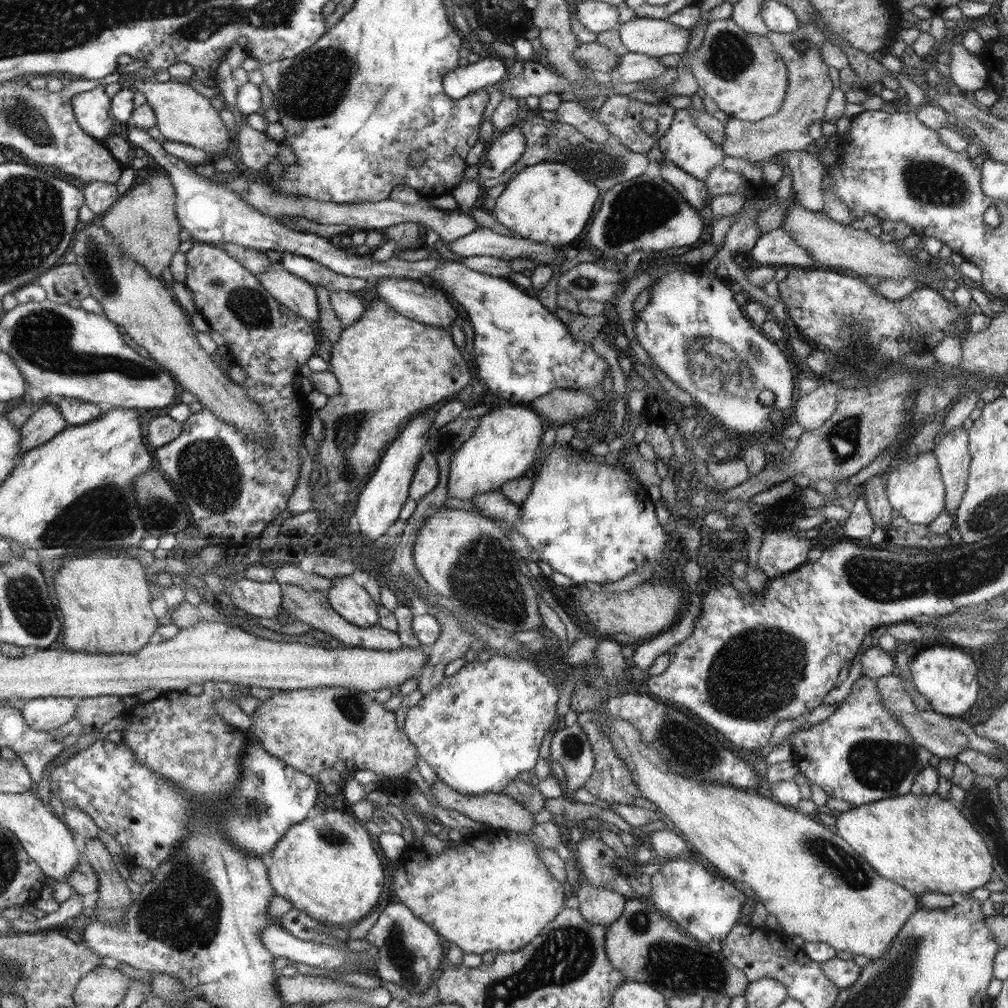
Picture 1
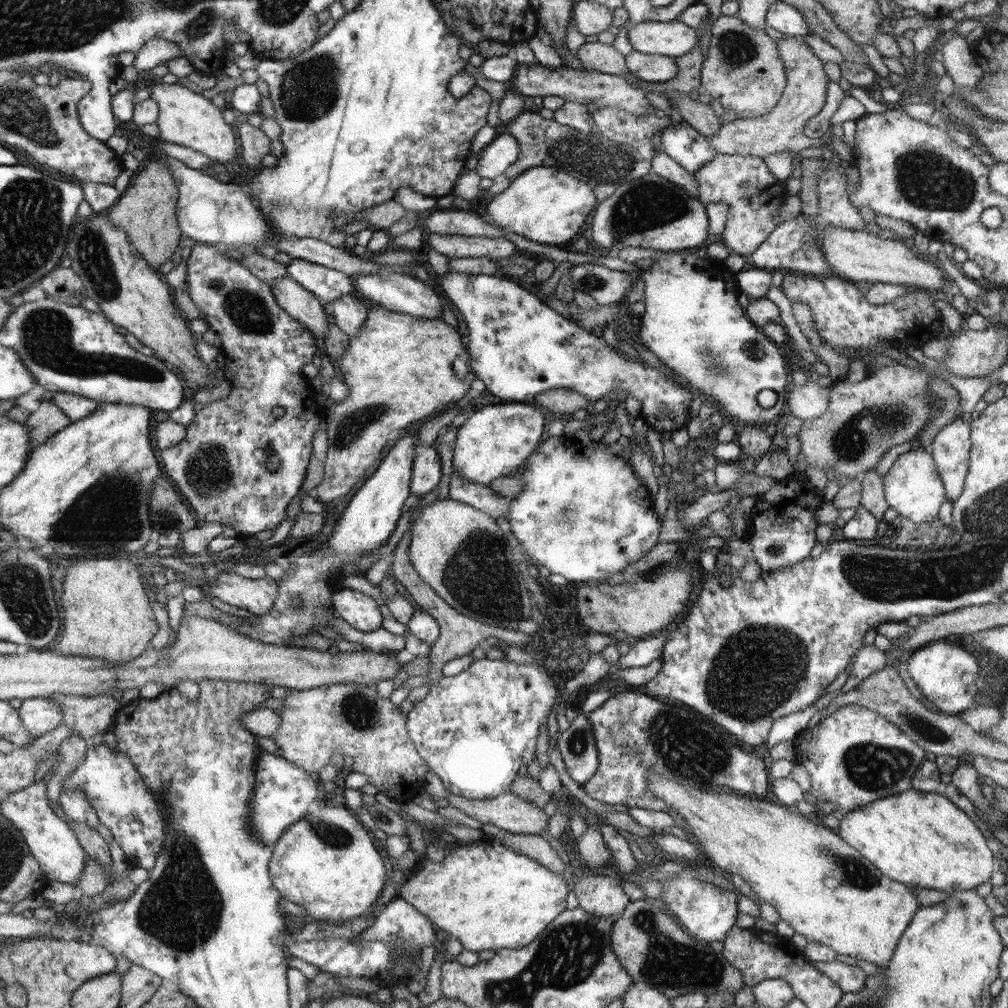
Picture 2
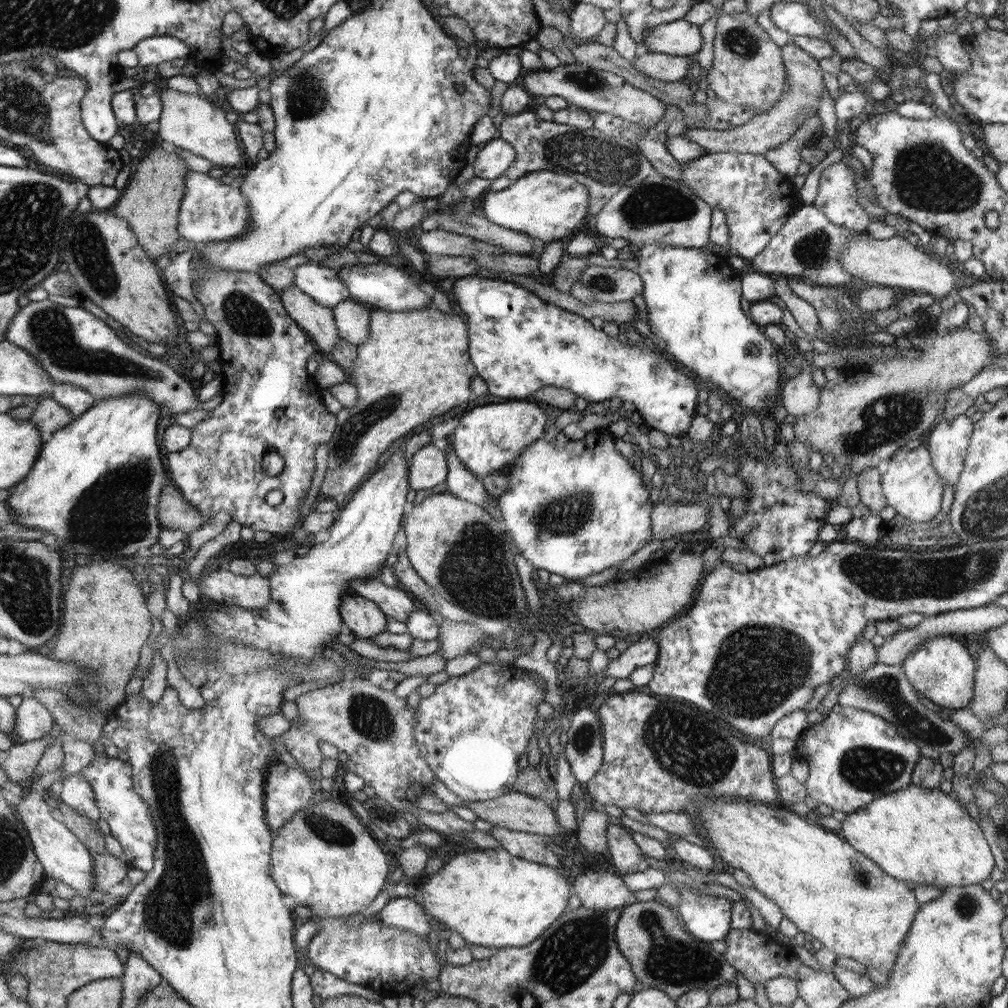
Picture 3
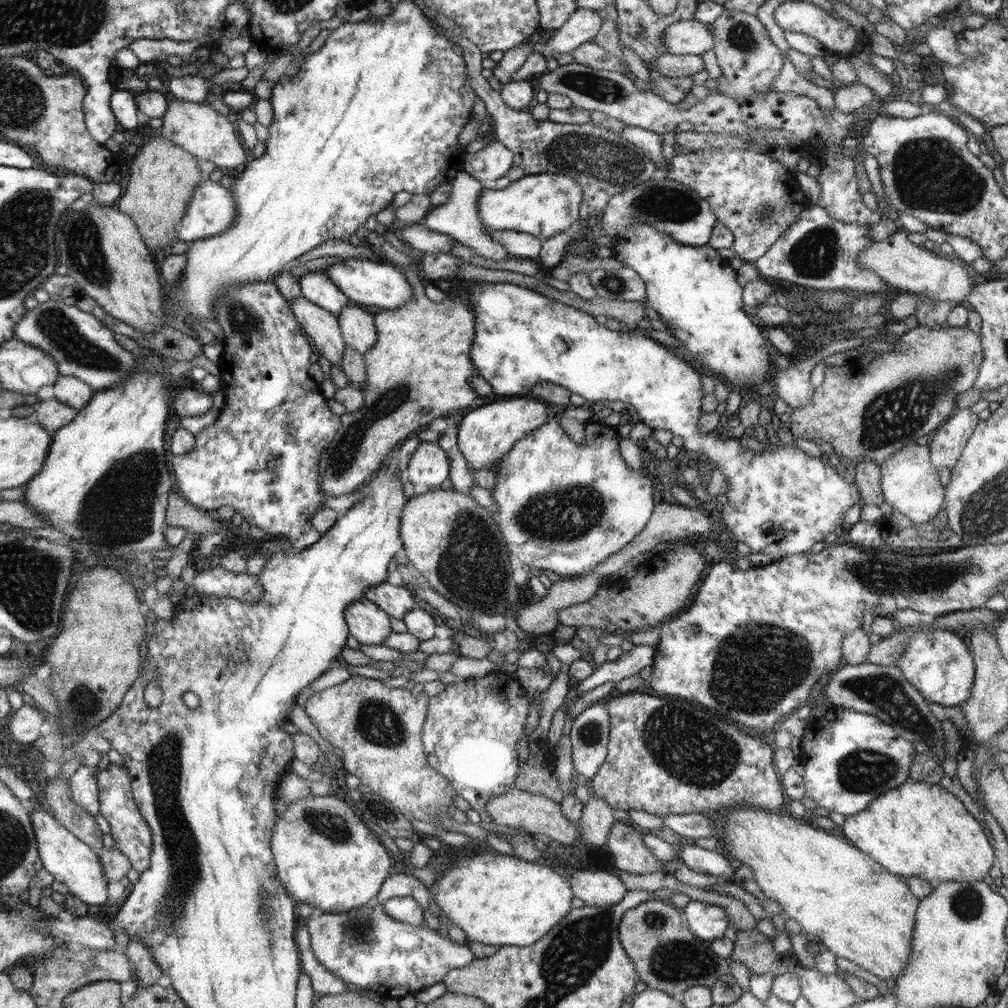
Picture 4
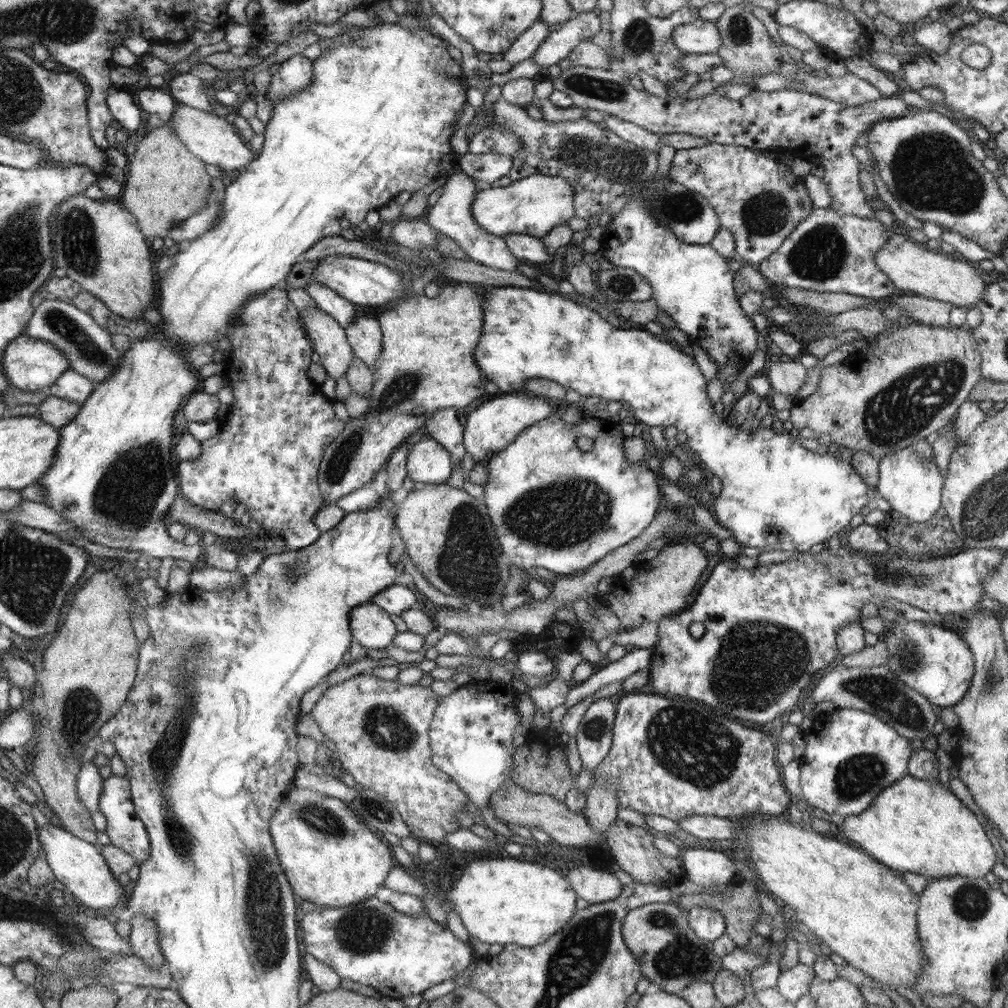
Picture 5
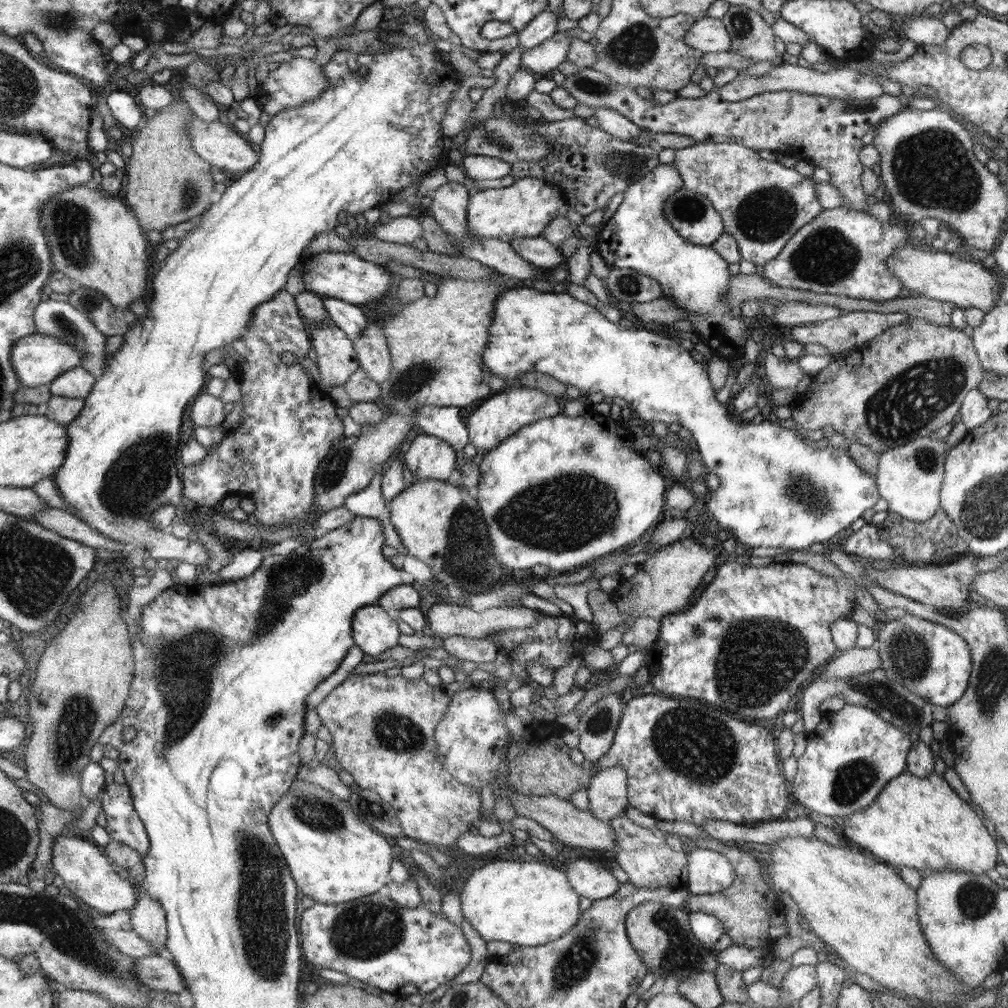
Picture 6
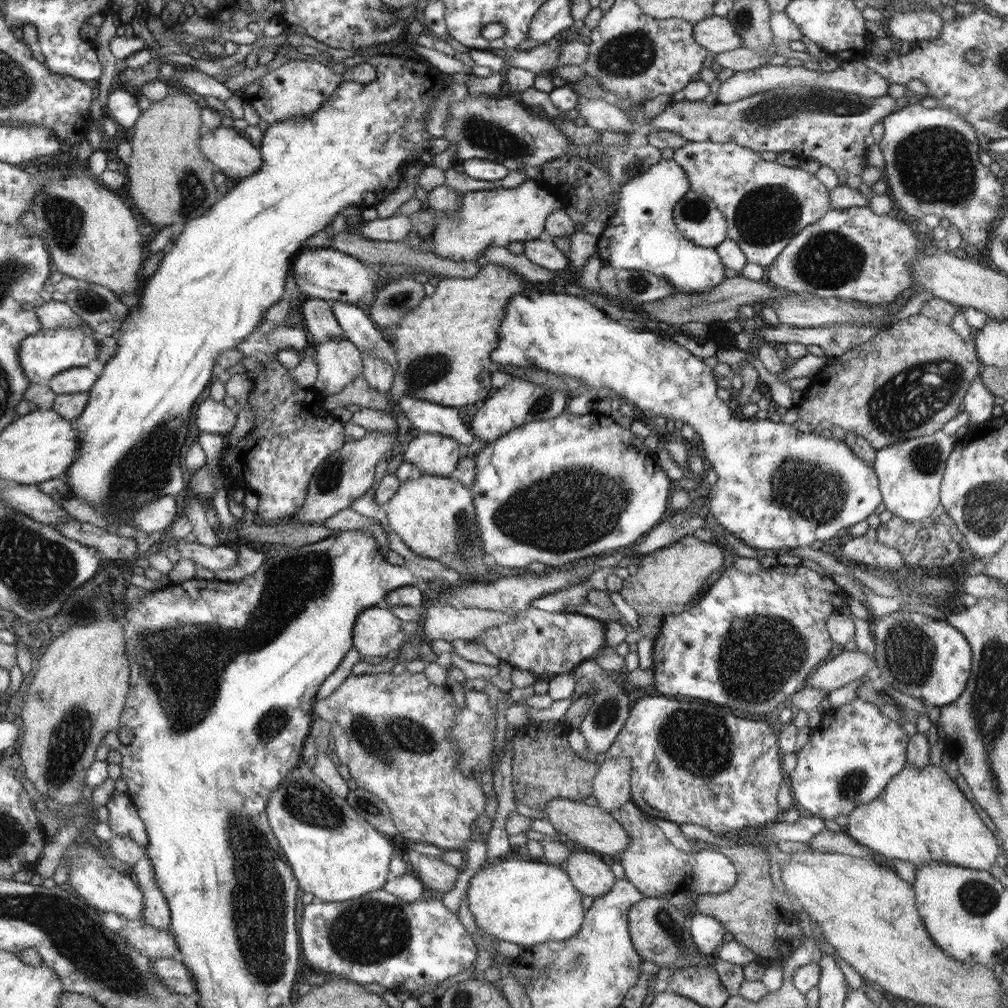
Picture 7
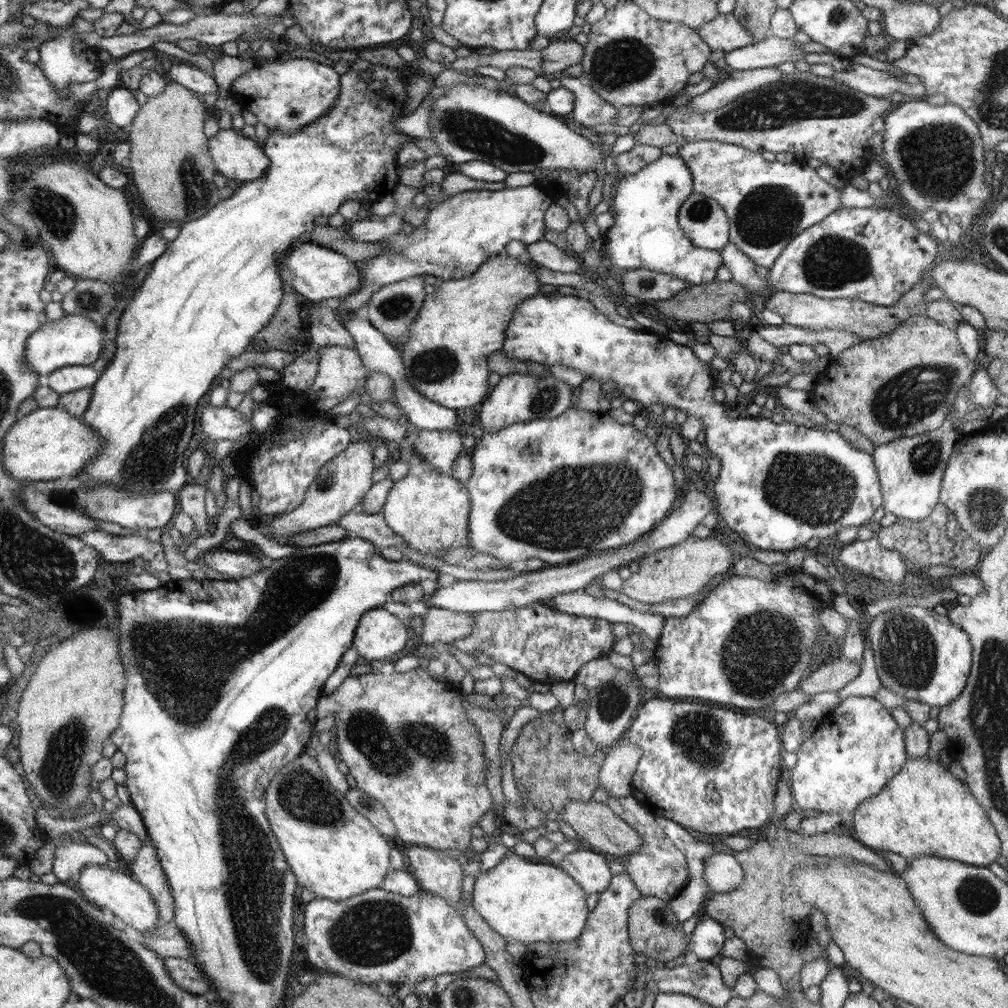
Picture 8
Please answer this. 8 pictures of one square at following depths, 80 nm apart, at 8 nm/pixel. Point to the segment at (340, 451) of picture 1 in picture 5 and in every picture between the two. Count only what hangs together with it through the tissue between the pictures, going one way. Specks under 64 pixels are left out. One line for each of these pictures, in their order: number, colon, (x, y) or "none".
2: (399, 368)
3: (415, 365)
4: (420, 369)
5: (427, 363)

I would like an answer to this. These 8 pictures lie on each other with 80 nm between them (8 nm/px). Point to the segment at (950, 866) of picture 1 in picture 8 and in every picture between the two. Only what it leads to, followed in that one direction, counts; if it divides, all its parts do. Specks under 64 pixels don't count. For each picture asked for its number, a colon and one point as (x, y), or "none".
2: (920, 839)
3: (921, 836)
4: (919, 829)
5: (916, 825)
6: (920, 822)
7: (921, 816)
8: (924, 810)

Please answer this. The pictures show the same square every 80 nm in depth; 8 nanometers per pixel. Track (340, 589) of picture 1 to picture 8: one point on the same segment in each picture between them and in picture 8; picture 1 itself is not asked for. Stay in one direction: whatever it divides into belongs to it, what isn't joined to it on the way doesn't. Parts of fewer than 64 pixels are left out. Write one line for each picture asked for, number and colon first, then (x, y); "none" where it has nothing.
2: (358, 609)
3: (365, 620)
4: (368, 623)
5: (371, 626)
6: (374, 631)
7: (377, 631)
8: (380, 634)

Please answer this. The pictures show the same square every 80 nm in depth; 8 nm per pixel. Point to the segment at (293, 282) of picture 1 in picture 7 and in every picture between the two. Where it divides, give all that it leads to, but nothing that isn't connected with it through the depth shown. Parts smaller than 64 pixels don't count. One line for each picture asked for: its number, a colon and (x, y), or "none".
2: (305, 306)
3: (319, 322)
4: (323, 327)
5: (330, 339)
6: (337, 359)
7: (340, 361)

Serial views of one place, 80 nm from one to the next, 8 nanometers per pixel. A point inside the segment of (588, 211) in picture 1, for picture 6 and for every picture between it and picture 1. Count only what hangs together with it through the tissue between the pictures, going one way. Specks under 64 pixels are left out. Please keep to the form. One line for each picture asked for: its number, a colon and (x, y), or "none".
2: (546, 205)
3: (545, 205)
4: (543, 205)
5: (535, 205)
6: (524, 209)

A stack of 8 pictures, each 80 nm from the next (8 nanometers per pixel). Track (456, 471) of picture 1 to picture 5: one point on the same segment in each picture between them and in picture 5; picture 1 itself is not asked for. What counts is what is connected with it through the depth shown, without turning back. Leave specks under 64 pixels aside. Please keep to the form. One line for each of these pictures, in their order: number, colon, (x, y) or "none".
2: (492, 443)
3: (489, 437)
4: (485, 435)
5: (491, 427)

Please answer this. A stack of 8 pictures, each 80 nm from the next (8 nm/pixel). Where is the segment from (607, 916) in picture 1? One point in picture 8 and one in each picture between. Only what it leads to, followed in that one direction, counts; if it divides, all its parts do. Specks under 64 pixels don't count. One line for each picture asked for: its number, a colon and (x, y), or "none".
2: (599, 895)
3: (599, 892)
4: (600, 888)
5: (595, 886)
6: (590, 880)
7: (588, 873)
8: (589, 868)

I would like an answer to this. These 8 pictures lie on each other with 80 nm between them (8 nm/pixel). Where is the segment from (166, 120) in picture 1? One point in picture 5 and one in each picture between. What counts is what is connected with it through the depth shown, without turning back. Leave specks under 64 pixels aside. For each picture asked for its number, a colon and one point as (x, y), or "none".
2: (186, 118)
3: (186, 121)
4: (206, 134)
5: (212, 139)

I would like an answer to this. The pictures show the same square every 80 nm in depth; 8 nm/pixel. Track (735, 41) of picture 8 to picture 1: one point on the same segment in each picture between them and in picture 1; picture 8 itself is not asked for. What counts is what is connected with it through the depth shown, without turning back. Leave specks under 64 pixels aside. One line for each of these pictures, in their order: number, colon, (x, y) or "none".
1: (654, 38)
2: (674, 39)
3: (680, 38)
4: (690, 37)
5: (702, 37)
6: (708, 35)
7: (716, 34)

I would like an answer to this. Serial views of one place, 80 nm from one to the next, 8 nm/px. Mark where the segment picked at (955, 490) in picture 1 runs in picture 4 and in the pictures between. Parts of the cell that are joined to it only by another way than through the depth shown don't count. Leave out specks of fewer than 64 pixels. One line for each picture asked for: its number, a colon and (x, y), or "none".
2: (950, 449)
3: (949, 441)
4: (951, 437)

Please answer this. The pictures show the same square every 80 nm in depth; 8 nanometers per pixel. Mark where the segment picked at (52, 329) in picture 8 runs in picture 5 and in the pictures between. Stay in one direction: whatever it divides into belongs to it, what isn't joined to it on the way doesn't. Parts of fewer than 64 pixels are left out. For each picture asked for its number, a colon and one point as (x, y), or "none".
5: (30, 364)
6: (38, 359)
7: (45, 354)

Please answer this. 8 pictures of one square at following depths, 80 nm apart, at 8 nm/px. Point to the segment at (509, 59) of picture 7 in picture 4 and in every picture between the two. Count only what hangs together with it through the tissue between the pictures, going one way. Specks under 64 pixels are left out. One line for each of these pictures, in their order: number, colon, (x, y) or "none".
4: (584, 24)
5: (558, 46)
6: (546, 57)

